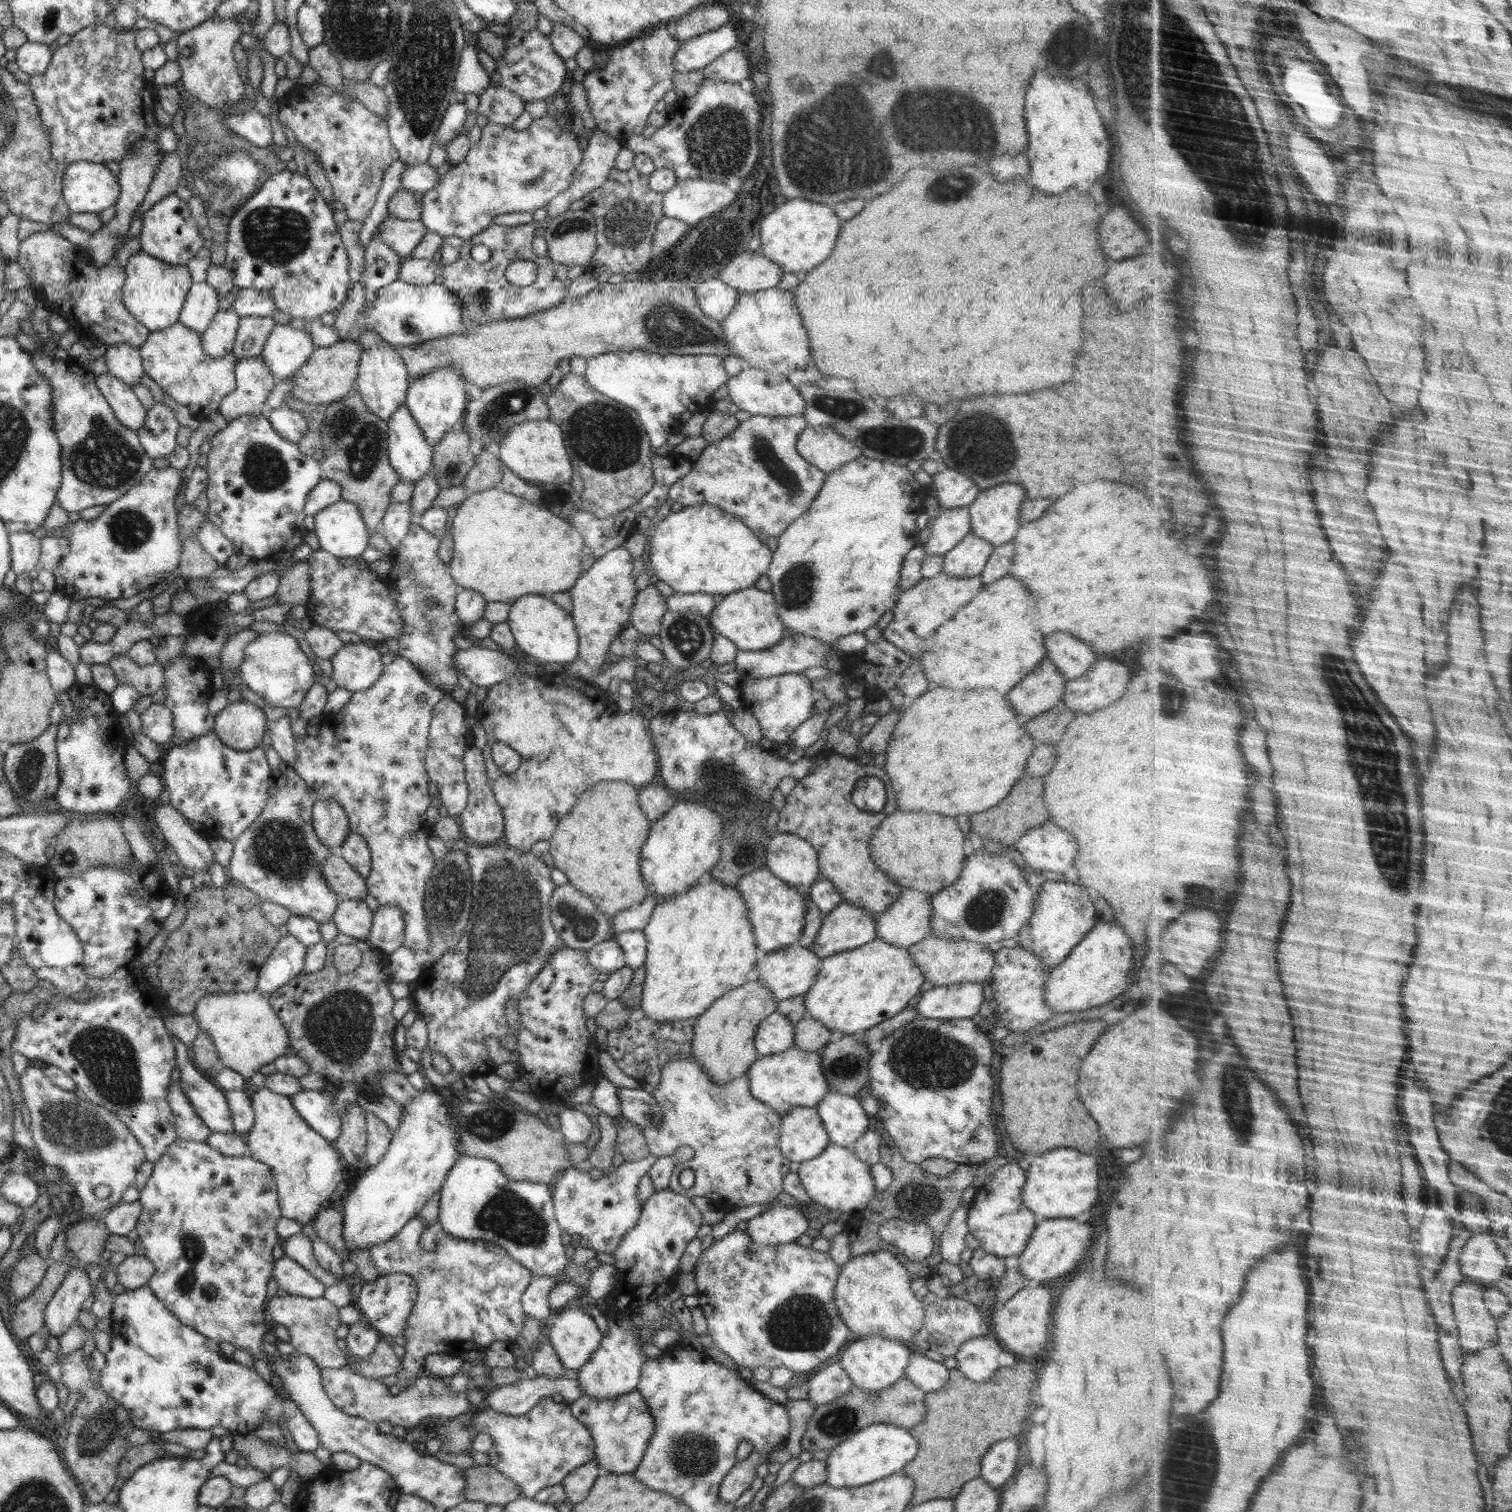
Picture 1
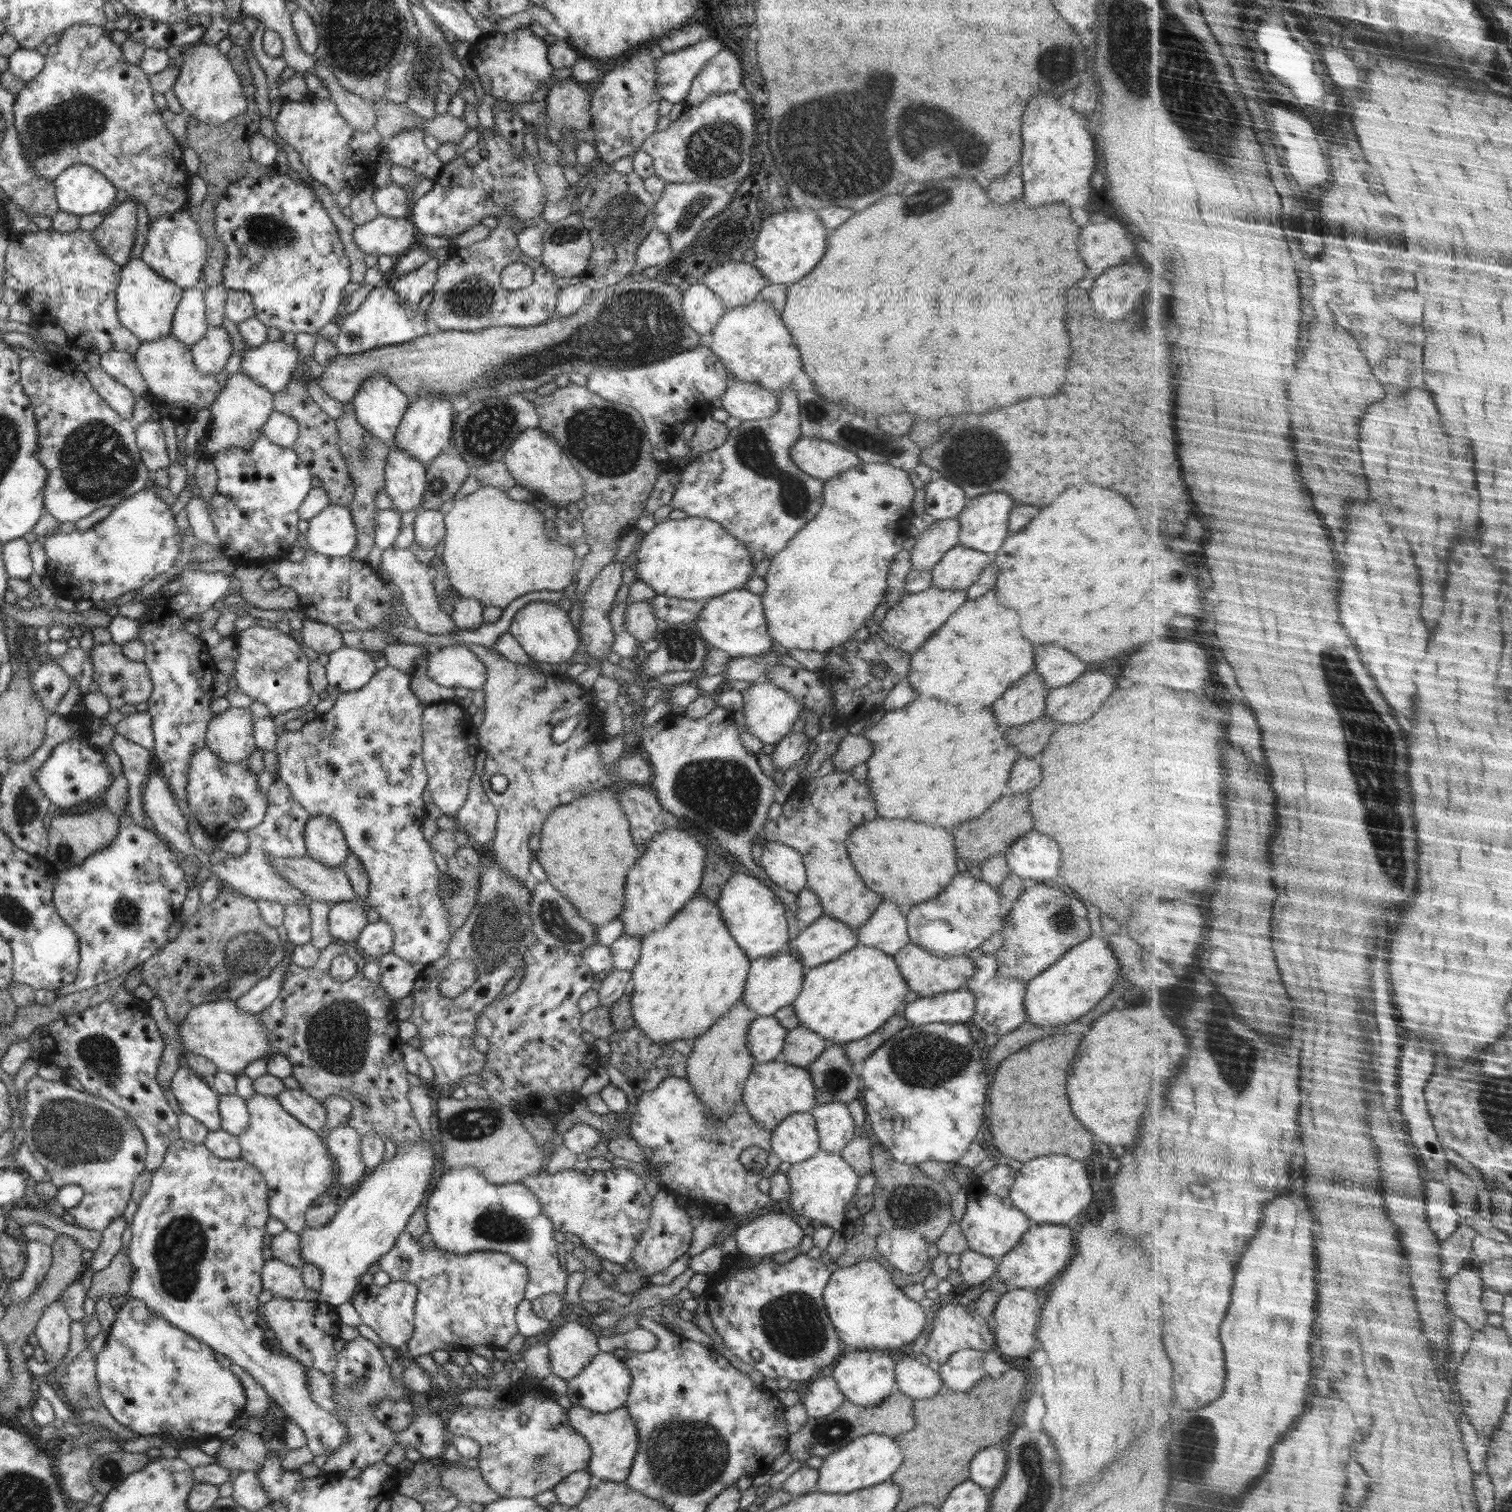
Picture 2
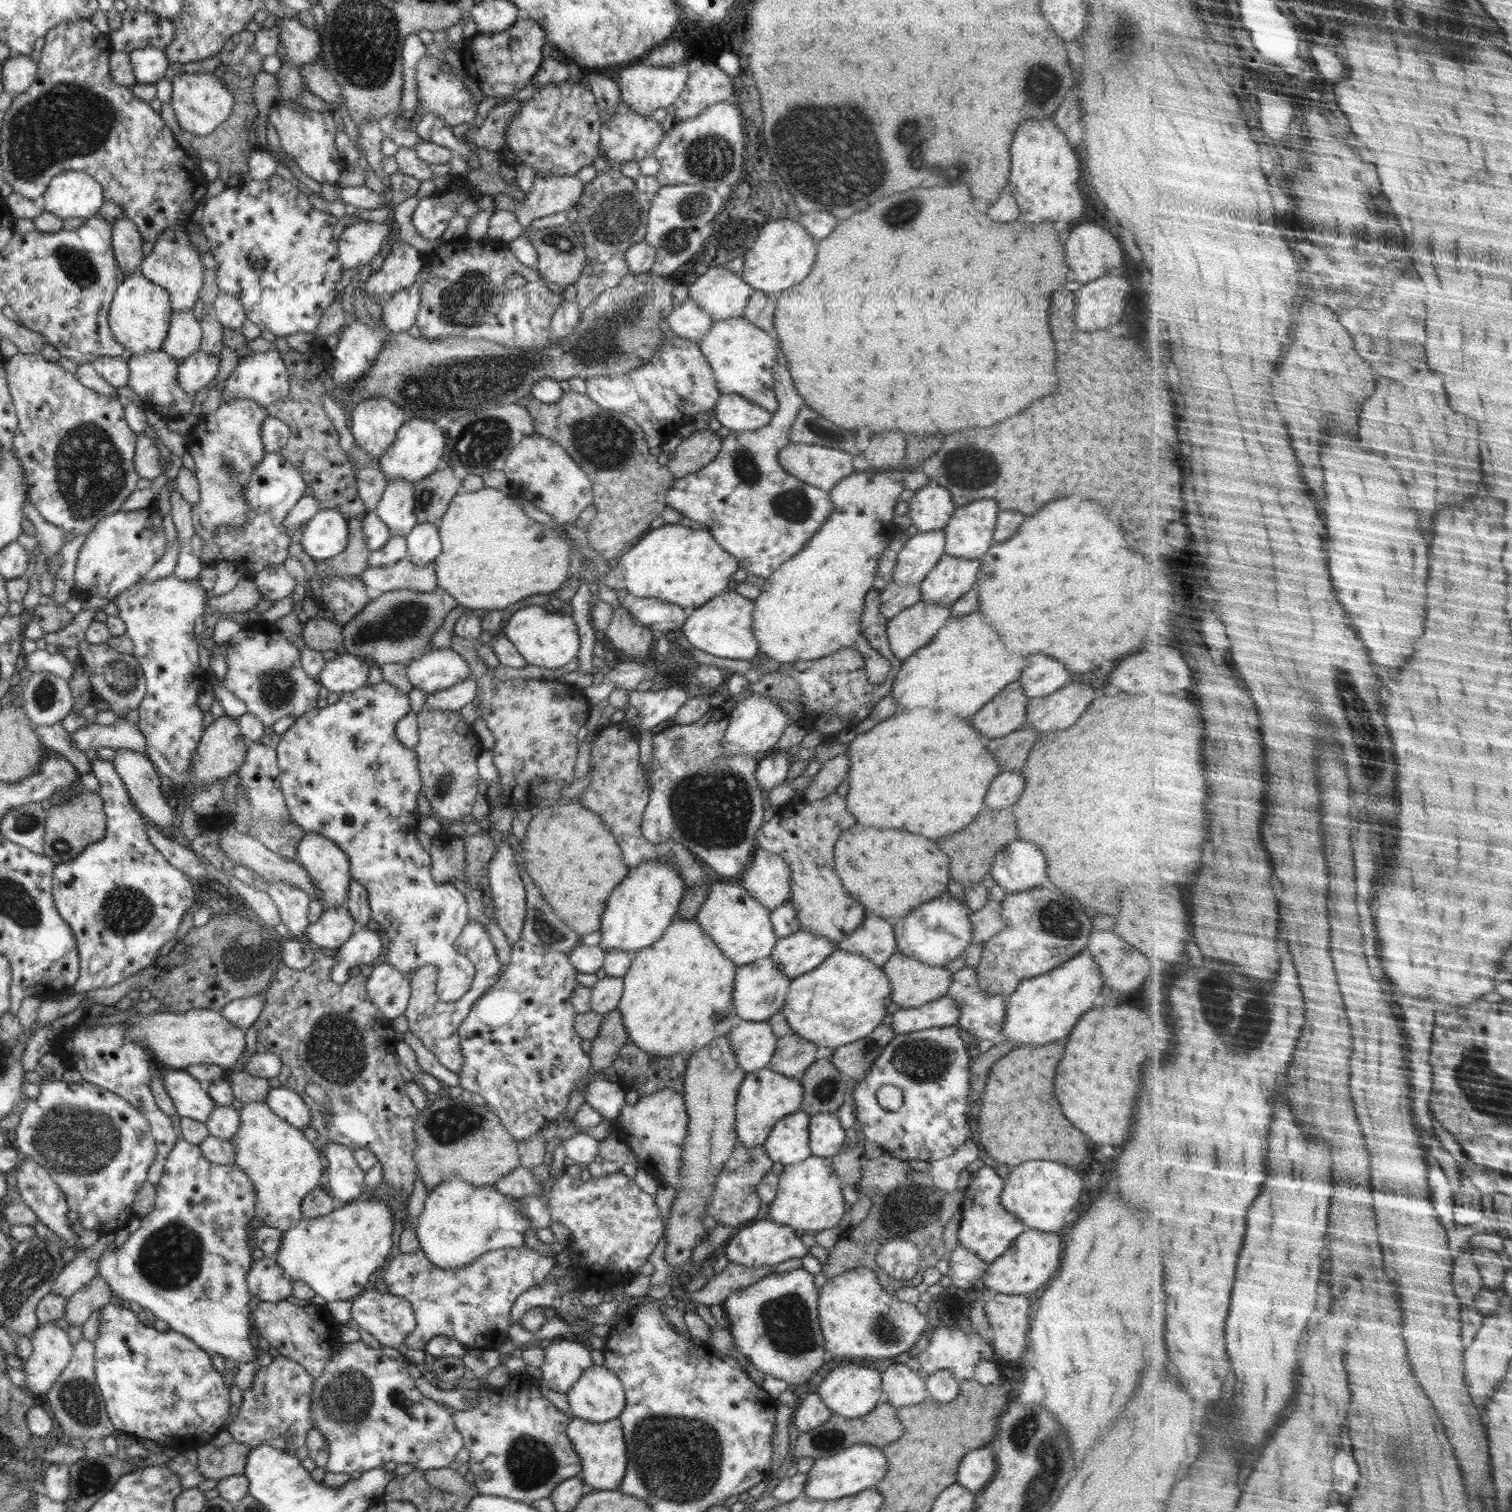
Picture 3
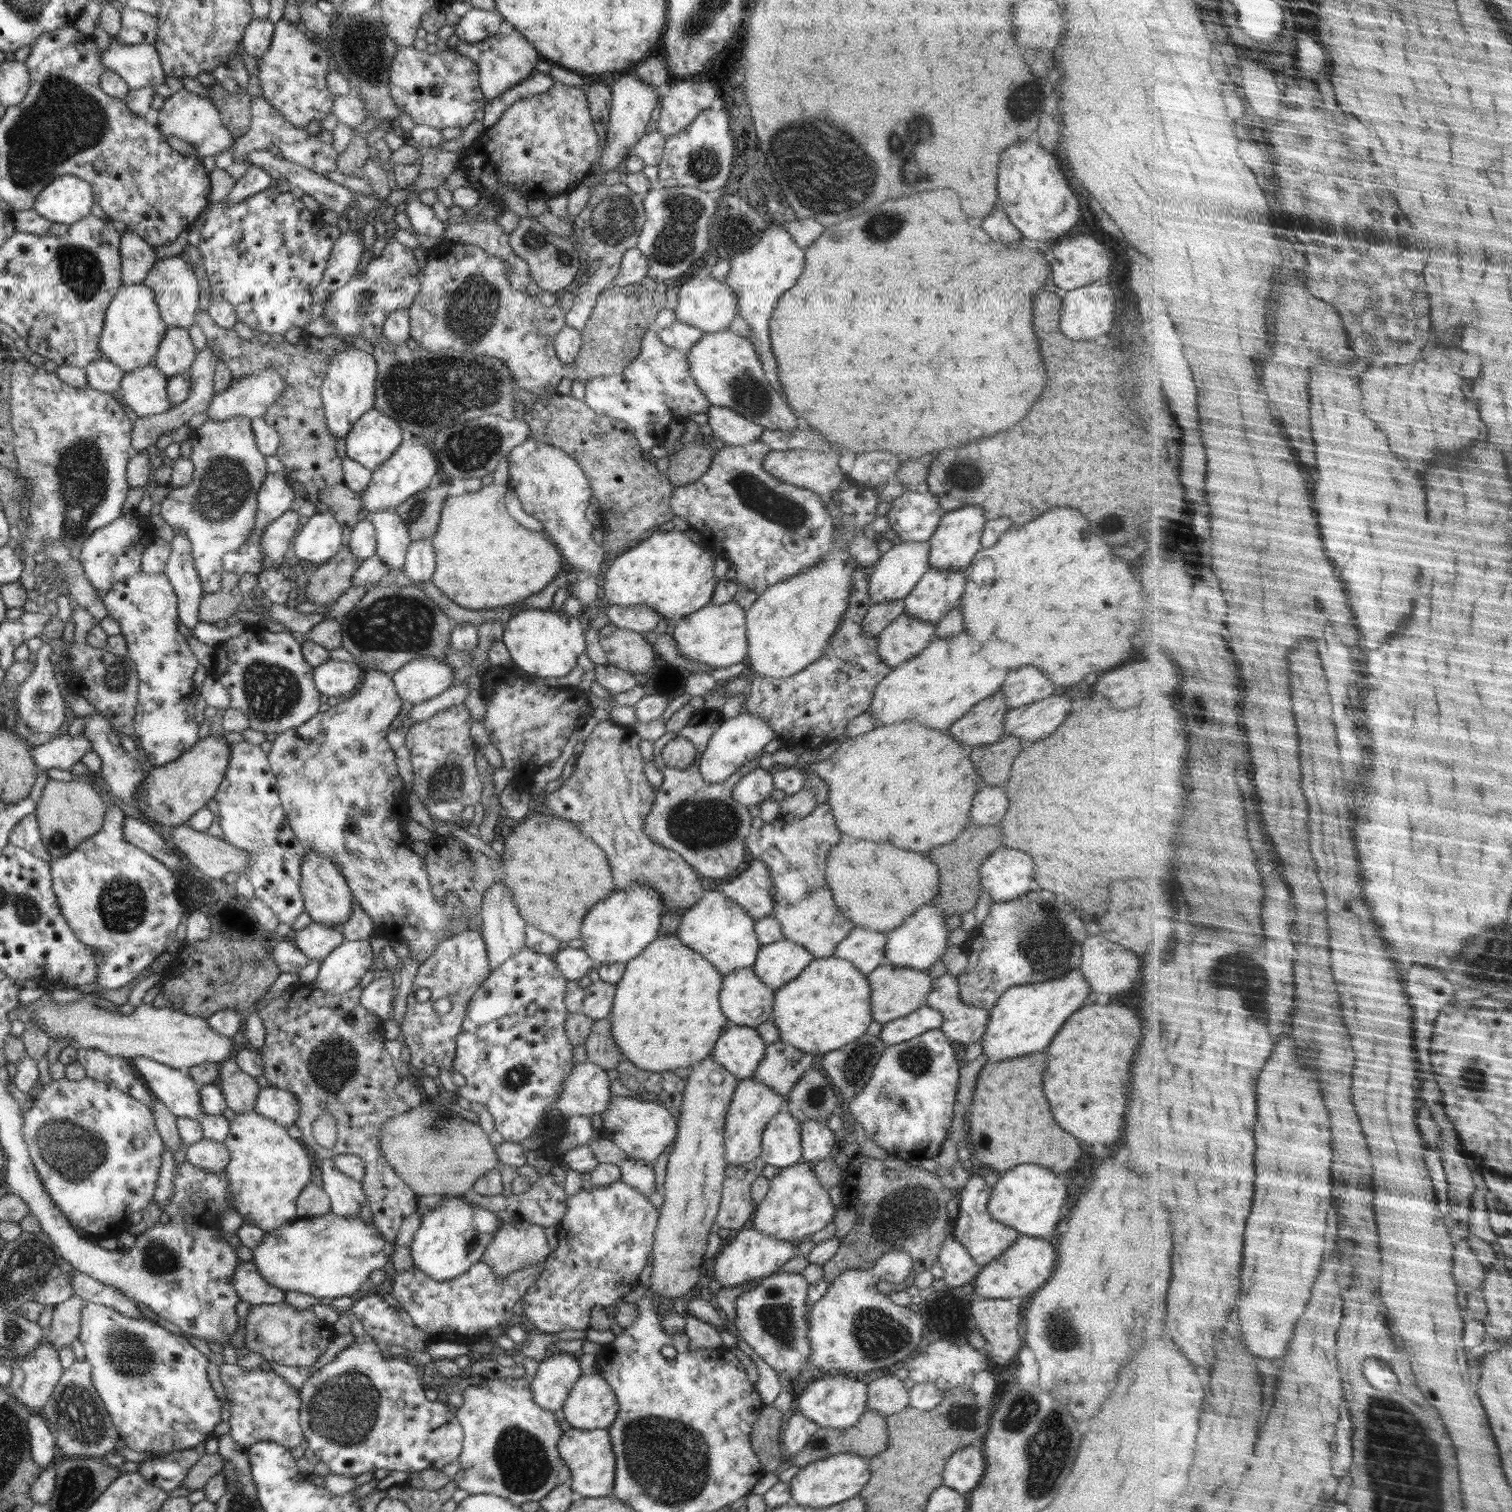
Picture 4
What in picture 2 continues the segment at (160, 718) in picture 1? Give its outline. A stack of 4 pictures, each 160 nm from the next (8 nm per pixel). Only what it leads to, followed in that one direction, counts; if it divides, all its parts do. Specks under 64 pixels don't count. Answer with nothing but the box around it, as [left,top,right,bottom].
[115,711,154,750]

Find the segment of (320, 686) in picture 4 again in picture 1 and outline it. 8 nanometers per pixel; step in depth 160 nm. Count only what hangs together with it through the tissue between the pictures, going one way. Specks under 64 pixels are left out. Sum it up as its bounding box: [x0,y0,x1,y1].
[331,642,384,692]

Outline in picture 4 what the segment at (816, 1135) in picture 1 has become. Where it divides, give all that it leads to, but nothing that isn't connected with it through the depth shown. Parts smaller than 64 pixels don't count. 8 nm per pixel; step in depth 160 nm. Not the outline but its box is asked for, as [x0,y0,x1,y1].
[761,1110,802,1168]

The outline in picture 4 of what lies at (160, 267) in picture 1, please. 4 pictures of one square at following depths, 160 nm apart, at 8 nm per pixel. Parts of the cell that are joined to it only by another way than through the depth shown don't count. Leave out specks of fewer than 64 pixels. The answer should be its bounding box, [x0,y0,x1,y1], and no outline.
[100,284,167,373]

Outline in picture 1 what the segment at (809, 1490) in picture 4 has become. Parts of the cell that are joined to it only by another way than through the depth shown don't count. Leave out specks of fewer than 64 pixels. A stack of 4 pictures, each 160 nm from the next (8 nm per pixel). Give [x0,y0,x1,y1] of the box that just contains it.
[825,1424,918,1488]

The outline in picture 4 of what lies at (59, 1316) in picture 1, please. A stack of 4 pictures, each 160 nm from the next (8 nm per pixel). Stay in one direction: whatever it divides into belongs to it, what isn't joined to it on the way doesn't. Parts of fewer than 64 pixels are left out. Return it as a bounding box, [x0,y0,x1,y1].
[6,1340,64,1414]

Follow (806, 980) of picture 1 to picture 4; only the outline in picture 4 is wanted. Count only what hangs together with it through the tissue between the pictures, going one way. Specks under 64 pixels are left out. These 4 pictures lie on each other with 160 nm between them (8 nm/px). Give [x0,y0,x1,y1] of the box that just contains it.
[719,967,776,1027]

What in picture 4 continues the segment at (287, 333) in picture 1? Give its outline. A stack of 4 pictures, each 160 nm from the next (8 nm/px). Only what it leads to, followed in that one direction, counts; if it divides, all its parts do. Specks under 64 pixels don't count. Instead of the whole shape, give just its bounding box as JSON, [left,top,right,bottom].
[207,369,284,422]

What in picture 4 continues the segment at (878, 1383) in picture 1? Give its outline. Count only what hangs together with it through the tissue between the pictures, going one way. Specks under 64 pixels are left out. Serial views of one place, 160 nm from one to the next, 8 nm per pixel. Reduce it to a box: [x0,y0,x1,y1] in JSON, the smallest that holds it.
[795,1374,868,1430]

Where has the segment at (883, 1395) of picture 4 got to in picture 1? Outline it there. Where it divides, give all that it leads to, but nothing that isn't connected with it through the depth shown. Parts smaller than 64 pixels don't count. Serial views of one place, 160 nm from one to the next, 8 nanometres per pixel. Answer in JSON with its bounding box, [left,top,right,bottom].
[905,1350,949,1393]

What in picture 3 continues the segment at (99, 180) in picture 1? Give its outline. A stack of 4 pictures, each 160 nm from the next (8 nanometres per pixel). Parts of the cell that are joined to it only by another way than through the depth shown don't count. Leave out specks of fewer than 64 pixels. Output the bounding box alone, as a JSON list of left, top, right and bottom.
[42,170,105,219]

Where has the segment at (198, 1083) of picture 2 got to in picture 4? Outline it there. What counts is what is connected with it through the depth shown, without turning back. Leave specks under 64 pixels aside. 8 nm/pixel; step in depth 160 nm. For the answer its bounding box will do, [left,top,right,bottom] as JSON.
[131,1057,203,1120]

